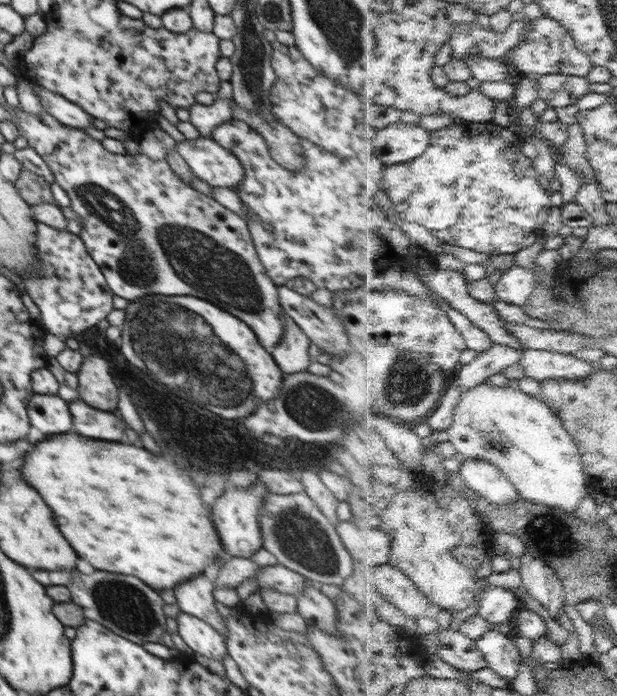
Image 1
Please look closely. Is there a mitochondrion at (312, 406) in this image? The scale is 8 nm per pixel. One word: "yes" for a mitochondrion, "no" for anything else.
yes

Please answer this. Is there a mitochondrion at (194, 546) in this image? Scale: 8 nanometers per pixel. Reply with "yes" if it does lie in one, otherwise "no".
no

